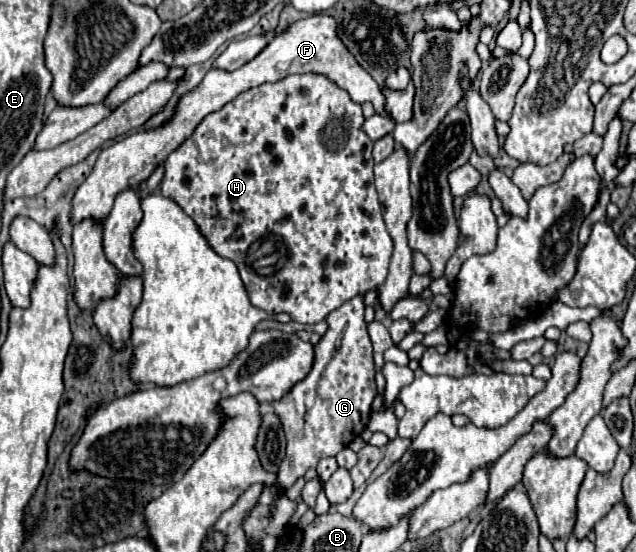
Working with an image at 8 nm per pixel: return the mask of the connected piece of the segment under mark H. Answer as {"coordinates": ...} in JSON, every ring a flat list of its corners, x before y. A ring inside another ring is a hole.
{"coordinates":[[306,73,306,75,288,75,286,79,280,79,278,83,264,83,258,87,252,87,244,93,240,93,236,99,226,103,222,109,206,115,194,129,194,133,178,147,174,149,164,167,166,175,160,185,160,193,172,201,176,201,184,213,192,217,198,231,204,235,208,245,220,255,236,263,242,283,248,291,248,297,252,305,264,309,268,315,286,311,292,315,298,323,320,323,324,321,334,309,338,309,342,303,350,301,356,295,364,295,370,289,376,289,386,281,388,273,388,259,394,249,394,241,386,229,382,205,374,187,374,159,372,159,372,139,362,131,364,115,356,101,350,99,346,91,342,91,338,85,330,83,322,75],[276,255,276,263,262,265,260,259]]}

